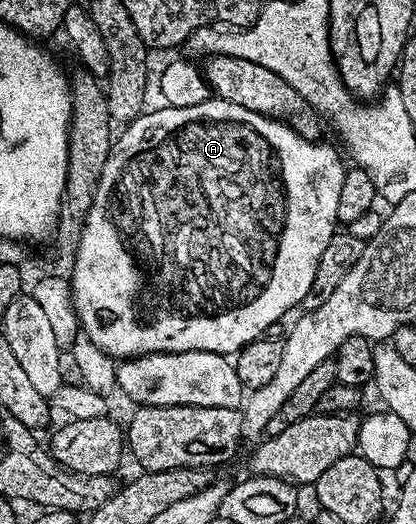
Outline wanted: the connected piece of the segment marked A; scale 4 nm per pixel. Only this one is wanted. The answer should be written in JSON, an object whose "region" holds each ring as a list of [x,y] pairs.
{"region":[[[208,97],[203,103],[191,107],[159,107],[159,111],[147,110],[125,124],[123,131],[126,132],[113,140],[108,161],[104,161],[104,173],[100,173],[96,193],[86,220],[82,222],[78,249],[72,256],[74,272],[68,275],[74,311],[81,334],[87,335],[104,354],[118,361],[133,359],[136,355],[181,351],[211,351],[230,357],[253,339],[263,338],[269,332],[266,330],[285,311],[297,308],[312,289],[320,253],[324,253],[324,245],[328,245],[336,233],[344,166],[332,148],[321,147],[321,142],[306,139],[285,122],[244,109],[244,105],[232,105],[220,98]]]}

